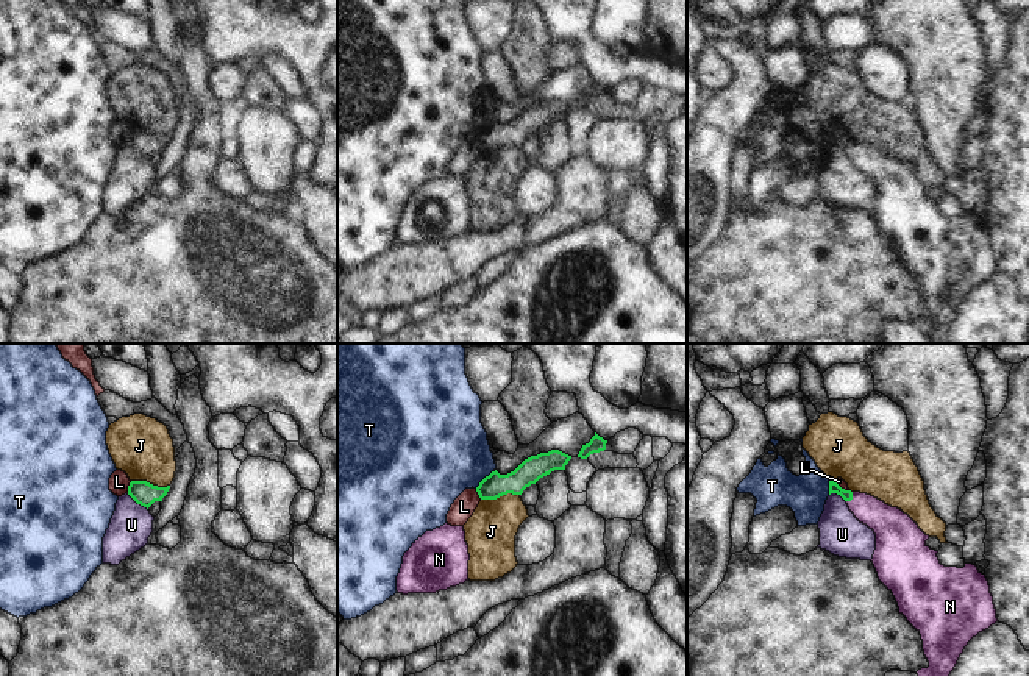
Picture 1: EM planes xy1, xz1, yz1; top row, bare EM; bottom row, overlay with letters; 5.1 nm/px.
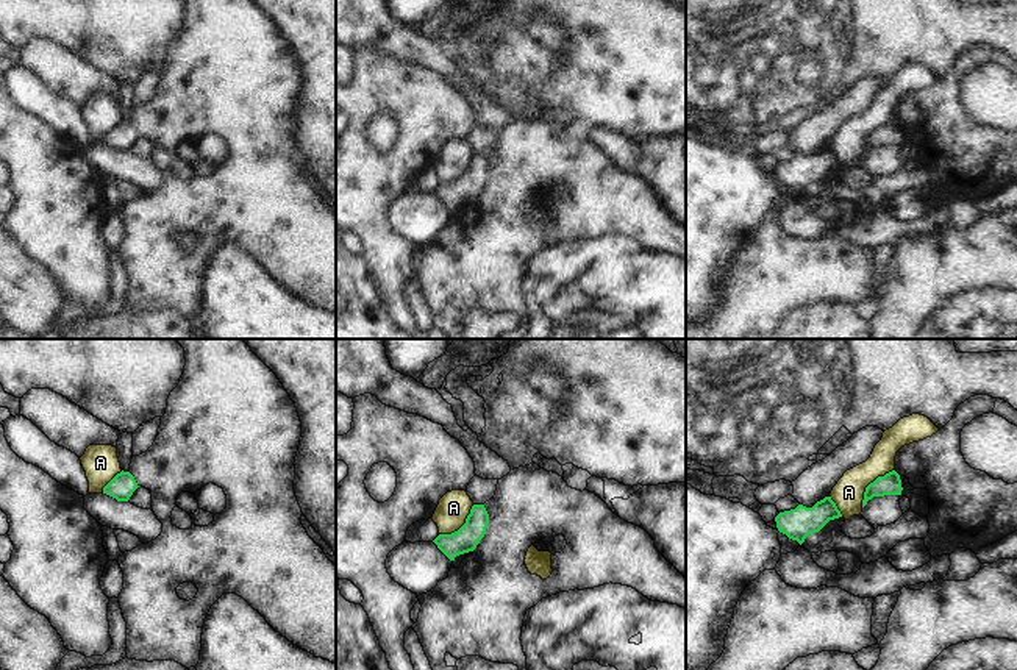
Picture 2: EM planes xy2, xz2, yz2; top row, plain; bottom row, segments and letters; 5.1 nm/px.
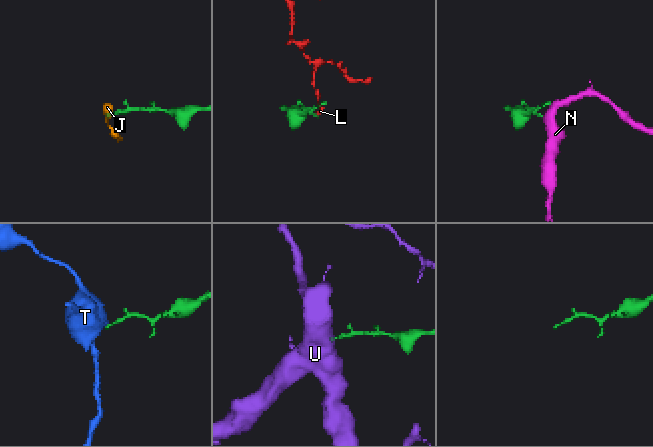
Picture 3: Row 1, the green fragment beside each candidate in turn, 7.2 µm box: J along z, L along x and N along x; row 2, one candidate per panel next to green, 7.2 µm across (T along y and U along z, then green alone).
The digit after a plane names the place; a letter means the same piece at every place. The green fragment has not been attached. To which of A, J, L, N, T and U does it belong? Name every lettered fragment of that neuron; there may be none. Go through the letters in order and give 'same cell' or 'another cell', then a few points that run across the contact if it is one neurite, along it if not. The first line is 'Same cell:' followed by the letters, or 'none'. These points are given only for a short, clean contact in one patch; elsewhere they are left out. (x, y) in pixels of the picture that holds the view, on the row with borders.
Same cell: N
A: another cell; line yz2 (892, 469), (878, 475), (866, 488), (861, 506)
J: another cell; line xy1 (131, 480), (169, 486)
L: another cell; line xy1 (131, 481), (127, 492)
N: same cell; line yz1 (834, 487), (851, 498), (890, 525)
T: another cell; line xz1 (495, 470), (475, 487)
U: another cell; line xy1 (127, 494), (147, 509)

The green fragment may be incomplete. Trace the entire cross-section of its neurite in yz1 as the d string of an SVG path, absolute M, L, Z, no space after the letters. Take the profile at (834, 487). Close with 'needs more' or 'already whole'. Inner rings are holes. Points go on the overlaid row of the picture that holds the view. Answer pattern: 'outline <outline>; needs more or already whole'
outline M829 479L829 495L840 495L854 517L876 534L873 565L879 581L893 593L899 614L920 632L928 668L918 676L949 676L968 642L998 621L990 585L976 565L963 568L940 564L935 550L926 545L926 535L901 509L860 492L842 489Z; needs more

